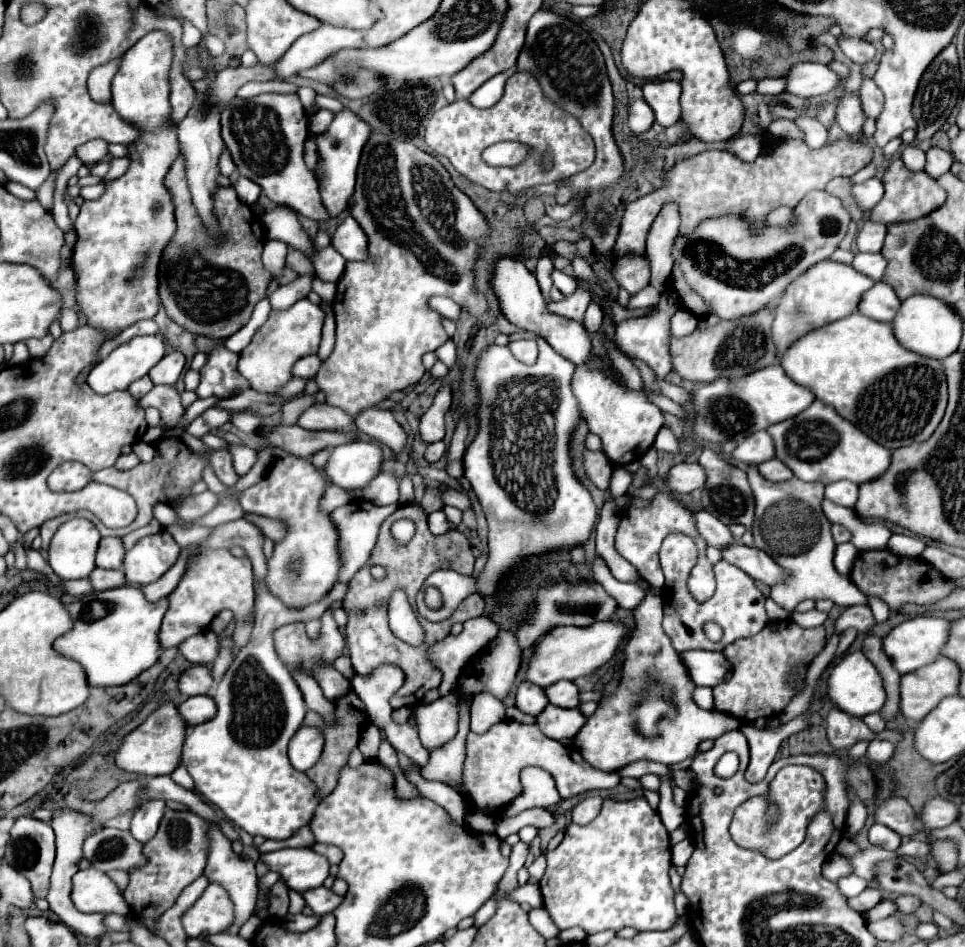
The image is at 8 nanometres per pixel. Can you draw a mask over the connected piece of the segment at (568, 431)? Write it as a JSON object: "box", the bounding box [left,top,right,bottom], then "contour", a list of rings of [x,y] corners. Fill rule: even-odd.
{"box":[417,330,597,622],"contour":[[[521,330],[509,336],[509,340],[523,340],[531,338],[539,346],[539,356],[533,366],[525,366],[523,362],[515,360],[509,346],[487,346],[477,362],[475,362],[475,384],[479,390],[479,408],[477,408],[477,420],[479,430],[465,450],[463,456],[463,474],[471,482],[481,508],[487,516],[489,524],[489,562],[487,570],[481,576],[463,576],[455,570],[435,570],[427,580],[425,586],[417,594],[417,610],[423,618],[431,622],[439,622],[451,616],[457,604],[461,604],[463,598],[467,598],[473,592],[479,592],[483,596],[493,596],[497,590],[499,580],[525,556],[551,552],[555,548],[569,548],[575,544],[583,544],[597,520],[597,508],[593,504],[593,498],[579,482],[573,470],[573,458],[571,458],[571,440],[573,434],[581,422],[581,410],[577,404],[577,398],[571,392],[571,378],[575,372],[575,366],[559,356],[541,336]],[[433,586],[443,596],[443,606],[439,610],[431,610],[425,606],[425,590]]]}

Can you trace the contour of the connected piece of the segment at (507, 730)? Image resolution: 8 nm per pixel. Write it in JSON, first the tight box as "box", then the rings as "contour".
{"box":[451,720,621,814],"contour":[[[503,720],[493,724],[487,734],[469,732],[463,774],[457,784],[451,784],[451,788],[461,792],[461,784],[463,784],[465,792],[461,794],[469,798],[475,810],[487,812],[487,814],[499,814],[489,810],[497,810],[509,804],[509,800],[517,798],[517,794],[521,794],[519,772],[527,766],[547,768],[547,772],[556,781],[557,790],[562,799],[575,798],[591,790],[613,790],[615,786],[619,786],[619,780],[621,780],[617,772],[601,772],[591,767],[577,749],[563,746],[561,742],[547,738],[545,734],[541,734],[537,724],[519,724],[513,720]]]}

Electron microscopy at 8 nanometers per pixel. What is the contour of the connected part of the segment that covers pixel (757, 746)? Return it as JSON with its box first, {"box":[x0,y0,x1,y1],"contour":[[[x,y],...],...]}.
{"box":[739,702,821,784],"contour":[[[815,702],[805,714],[793,718],[791,722],[787,724],[781,724],[777,728],[763,728],[763,730],[757,730],[753,728],[751,724],[743,724],[739,730],[747,736],[749,740],[749,748],[751,748],[751,762],[749,762],[749,768],[745,772],[745,778],[751,782],[751,784],[757,784],[765,778],[769,766],[773,764],[777,752],[779,752],[779,746],[783,740],[787,740],[791,734],[807,728],[807,716],[811,712],[819,712],[821,708],[821,702]]]}

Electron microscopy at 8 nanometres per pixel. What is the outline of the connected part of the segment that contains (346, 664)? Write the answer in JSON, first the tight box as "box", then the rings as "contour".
{"box":[333,656,353,678],"contour":[[[341,656],[341,658],[337,658],[337,662],[333,664],[333,668],[339,670],[345,678],[353,678],[353,666],[351,666],[349,656]]]}

